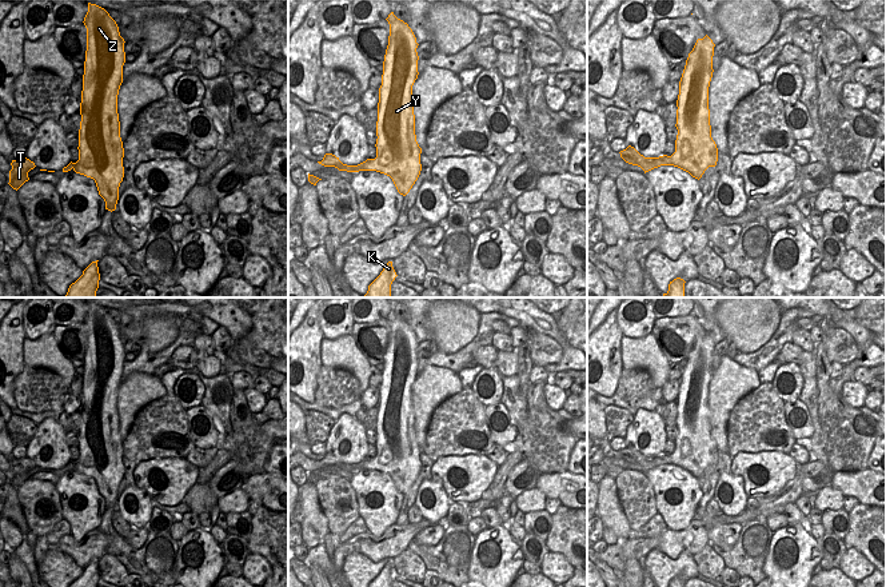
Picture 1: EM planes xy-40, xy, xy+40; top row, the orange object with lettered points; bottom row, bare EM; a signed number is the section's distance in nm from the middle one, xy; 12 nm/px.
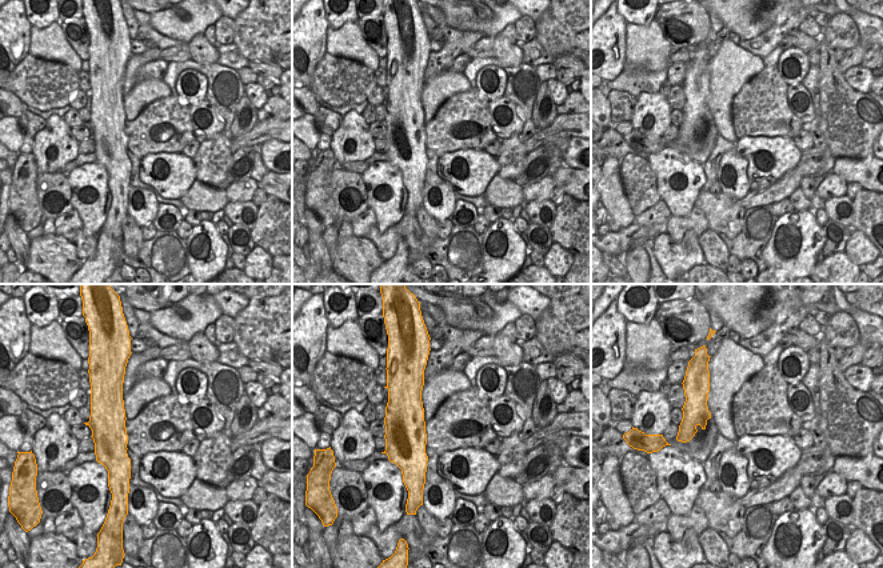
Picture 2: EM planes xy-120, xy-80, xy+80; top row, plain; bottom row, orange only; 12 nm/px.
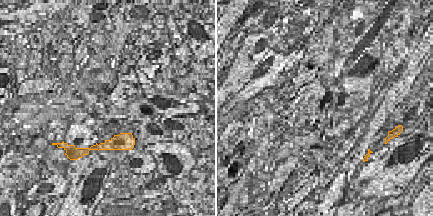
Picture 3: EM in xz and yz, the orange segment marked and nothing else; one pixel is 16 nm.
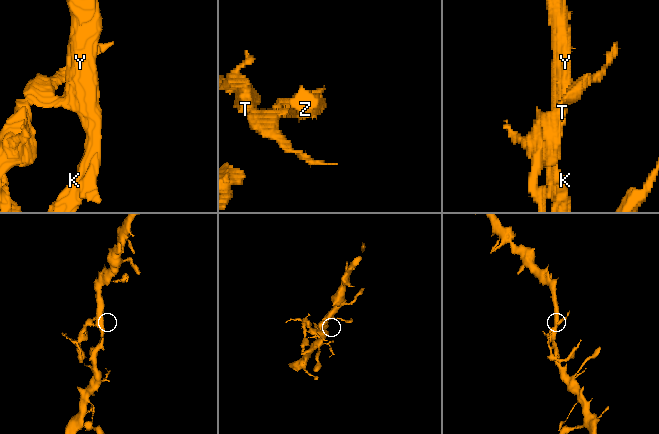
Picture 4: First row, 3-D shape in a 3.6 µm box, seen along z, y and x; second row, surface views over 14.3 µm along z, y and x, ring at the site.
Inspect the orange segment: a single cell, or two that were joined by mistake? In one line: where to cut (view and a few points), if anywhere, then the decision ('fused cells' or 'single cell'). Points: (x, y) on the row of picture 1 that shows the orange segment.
cut xy (364, 162), (359, 170); fused cells

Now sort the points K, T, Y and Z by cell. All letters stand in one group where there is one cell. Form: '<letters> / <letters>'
K Y Z / T

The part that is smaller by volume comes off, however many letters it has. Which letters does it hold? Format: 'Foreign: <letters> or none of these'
Foreign: T.

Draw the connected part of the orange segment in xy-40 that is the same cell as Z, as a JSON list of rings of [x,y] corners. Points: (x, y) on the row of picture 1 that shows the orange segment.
[[[88,3],[88,12],[83,23],[87,28],[87,51],[80,103],[79,160],[71,161],[63,168],[63,172],[73,169],[76,173],[93,179],[99,195],[105,201],[105,209],[112,212],[116,209],[119,187],[124,177],[124,148],[120,137],[117,95],[123,83],[125,41],[120,36],[116,21],[104,8],[96,4]]]

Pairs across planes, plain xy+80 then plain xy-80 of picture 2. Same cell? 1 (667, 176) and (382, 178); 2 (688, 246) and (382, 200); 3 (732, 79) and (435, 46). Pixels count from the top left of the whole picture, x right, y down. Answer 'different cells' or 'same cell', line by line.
1: same cell
2: different cells
3: different cells

